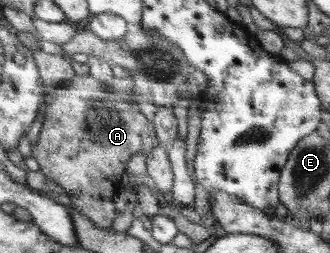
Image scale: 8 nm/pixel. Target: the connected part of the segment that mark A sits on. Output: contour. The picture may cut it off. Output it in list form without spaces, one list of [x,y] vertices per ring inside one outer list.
[[[87,76],[70,78],[47,93],[45,116],[37,141],[31,146],[31,156],[39,163],[40,171],[71,196],[70,209],[97,223],[101,228],[111,226],[115,218],[113,200],[101,204],[103,198],[117,194],[119,176],[135,152],[147,154],[157,147],[157,133],[149,119],[139,111],[140,95],[121,99],[108,86]]]

